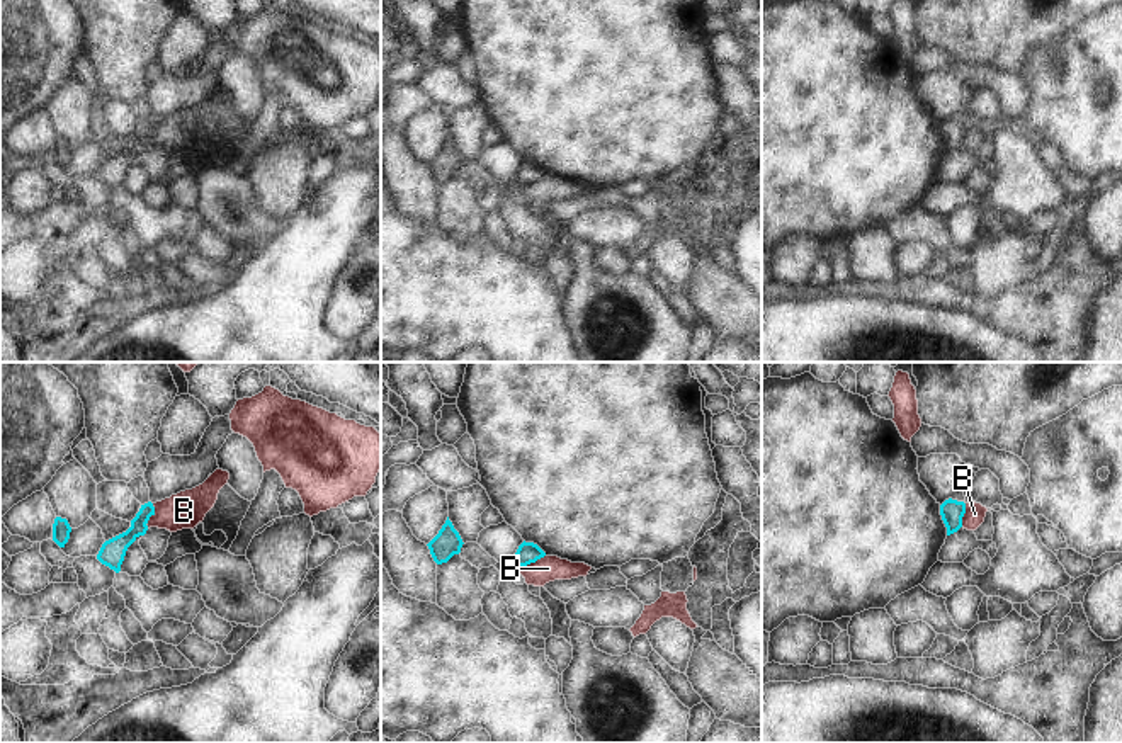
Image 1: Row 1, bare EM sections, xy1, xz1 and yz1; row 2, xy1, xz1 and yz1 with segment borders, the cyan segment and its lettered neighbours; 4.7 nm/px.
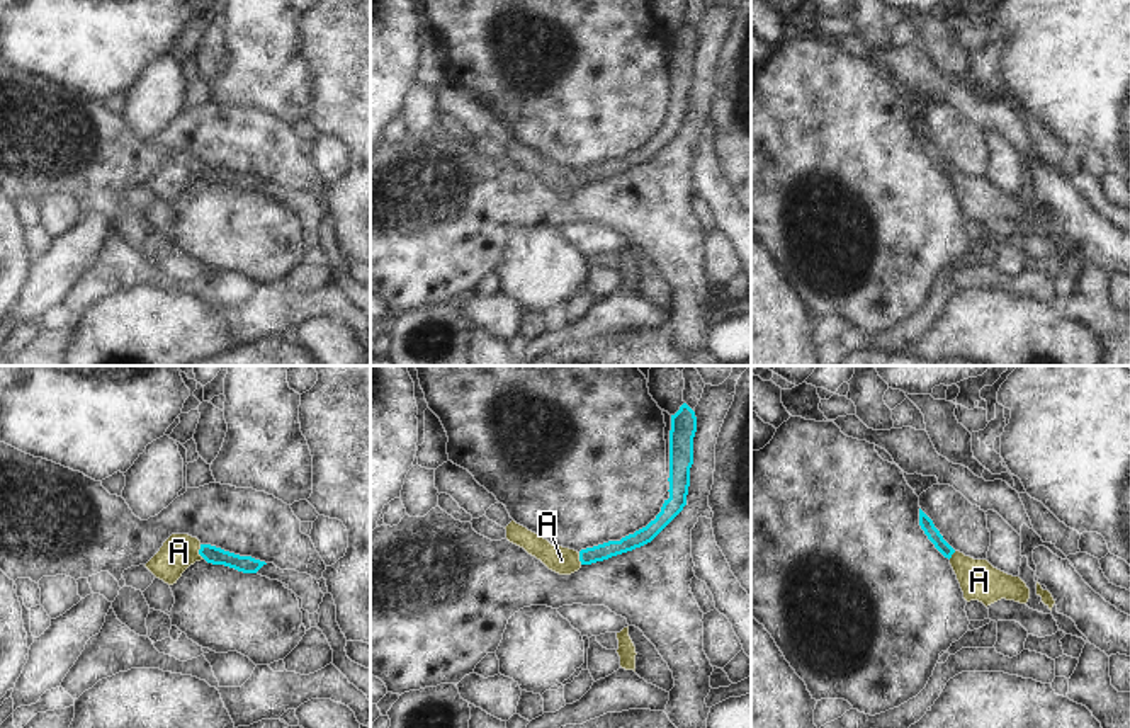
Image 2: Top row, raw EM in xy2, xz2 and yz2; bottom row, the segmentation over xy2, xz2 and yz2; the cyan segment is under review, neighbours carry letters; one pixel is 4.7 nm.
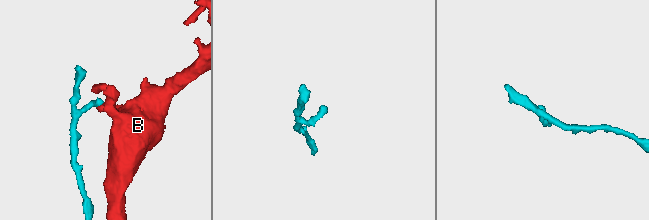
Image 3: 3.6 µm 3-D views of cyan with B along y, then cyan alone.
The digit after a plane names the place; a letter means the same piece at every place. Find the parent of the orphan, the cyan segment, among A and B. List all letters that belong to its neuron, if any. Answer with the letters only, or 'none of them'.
A

